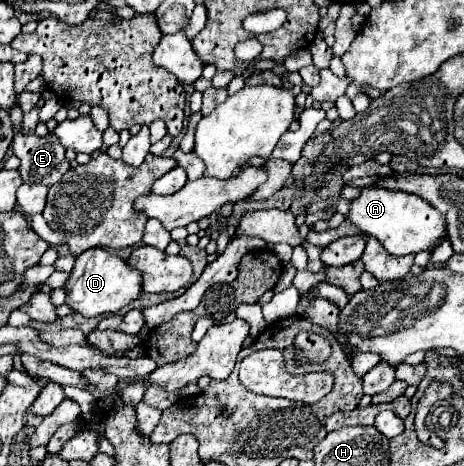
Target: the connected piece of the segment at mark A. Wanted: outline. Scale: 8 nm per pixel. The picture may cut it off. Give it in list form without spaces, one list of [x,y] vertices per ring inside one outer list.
[[[364,187],[360,195],[350,203],[346,219],[358,227],[364,237],[376,237],[384,249],[396,257],[426,251],[432,245],[438,245],[442,233],[446,231],[444,217],[422,197],[380,187]]]

